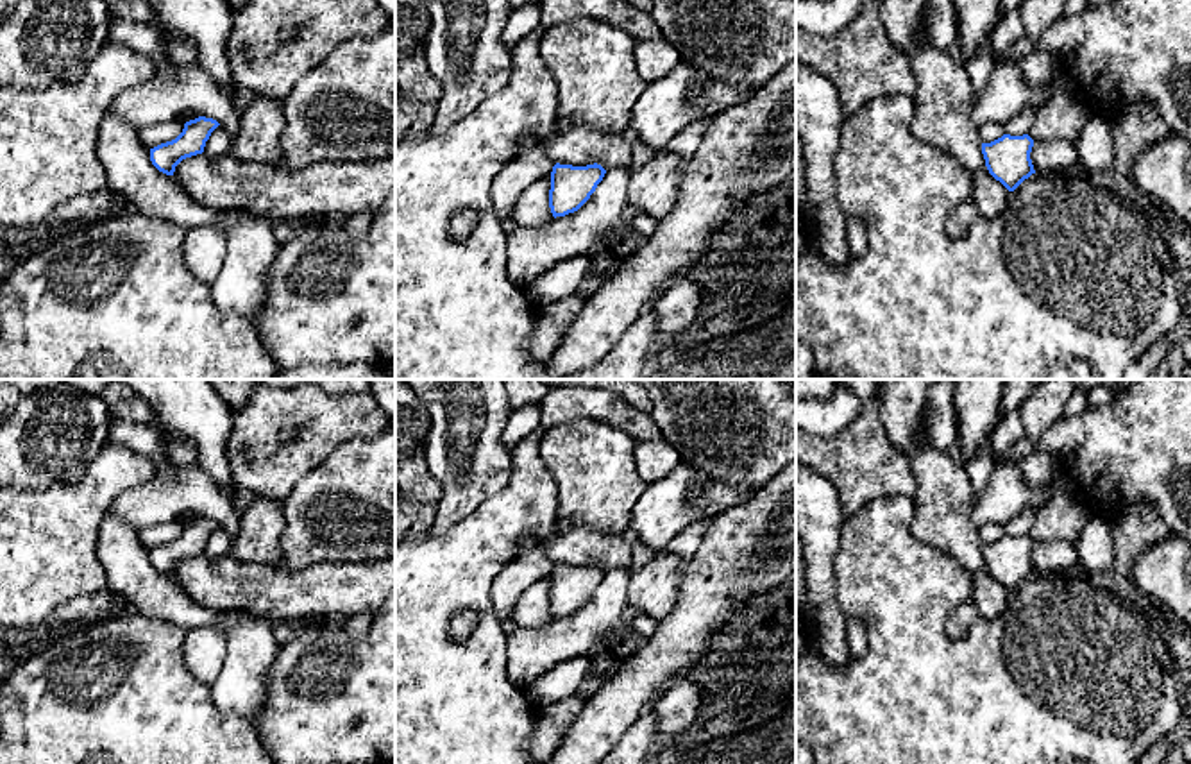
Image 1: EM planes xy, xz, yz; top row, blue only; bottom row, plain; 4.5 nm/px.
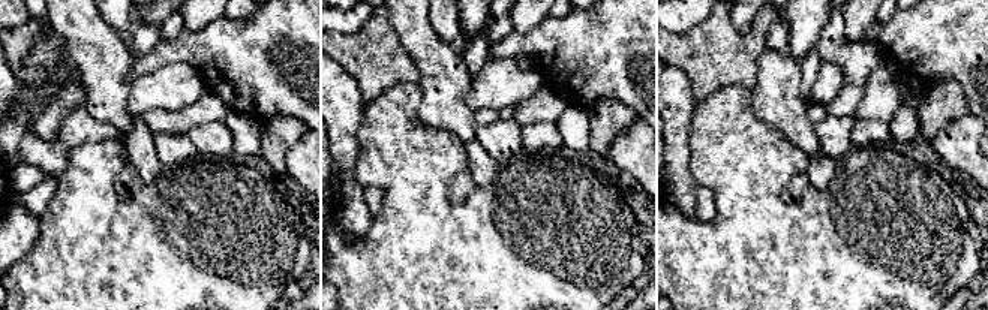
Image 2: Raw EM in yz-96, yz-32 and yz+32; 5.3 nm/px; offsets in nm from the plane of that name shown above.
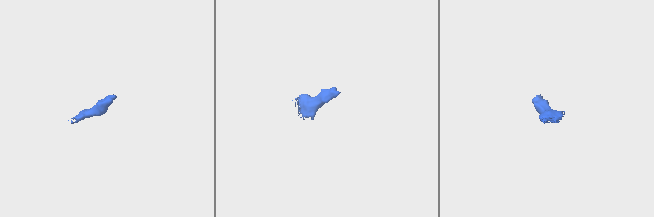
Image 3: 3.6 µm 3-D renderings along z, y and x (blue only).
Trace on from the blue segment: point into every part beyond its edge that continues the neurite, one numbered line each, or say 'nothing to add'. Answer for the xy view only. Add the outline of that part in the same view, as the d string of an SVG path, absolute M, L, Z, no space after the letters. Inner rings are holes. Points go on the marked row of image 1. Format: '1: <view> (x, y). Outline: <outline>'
1: xy (151, 136). Outline: M179 116L166 123L143 127L138 131L138 138L150 150L161 143L175 140L182 132L184 123L184 118Z

